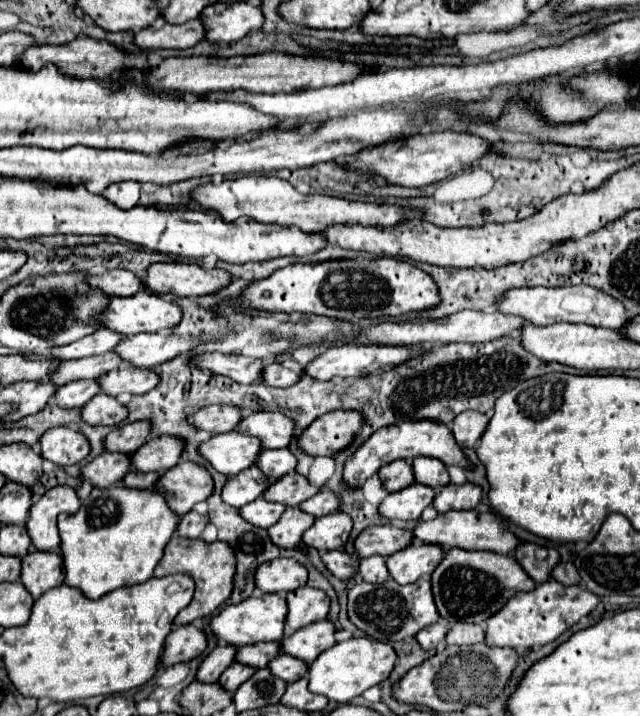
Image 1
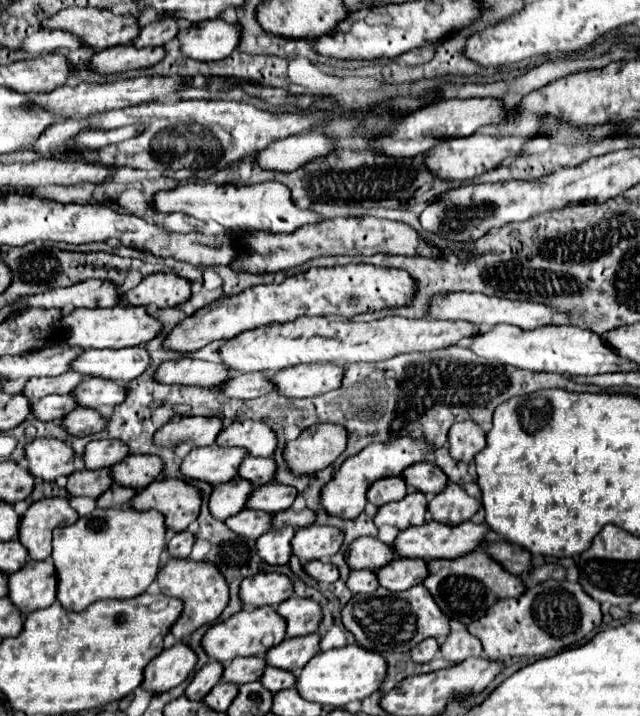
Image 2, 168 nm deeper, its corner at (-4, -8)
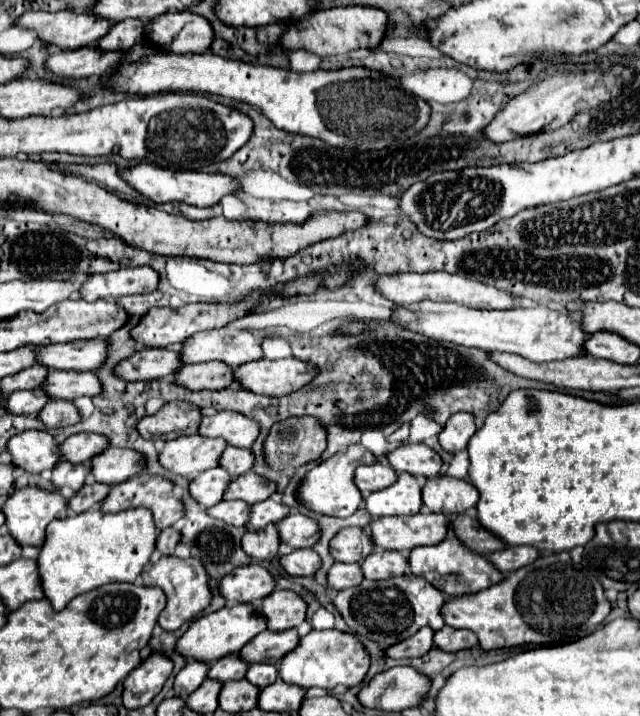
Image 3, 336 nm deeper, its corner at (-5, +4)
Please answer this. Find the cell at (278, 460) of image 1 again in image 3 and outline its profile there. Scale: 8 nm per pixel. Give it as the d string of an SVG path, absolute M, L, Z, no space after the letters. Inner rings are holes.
M226 446L222 460L220 460L220 466L226 468L230 472L230 476L236 478L254 466L254 452L246 450L246 448Z

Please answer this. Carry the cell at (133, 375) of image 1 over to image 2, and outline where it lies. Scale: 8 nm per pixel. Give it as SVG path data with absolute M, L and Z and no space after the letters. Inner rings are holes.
M85 378L75 386L71 396L79 406L85 406L85 408L117 406L123 402L123 386L115 384L113 380Z

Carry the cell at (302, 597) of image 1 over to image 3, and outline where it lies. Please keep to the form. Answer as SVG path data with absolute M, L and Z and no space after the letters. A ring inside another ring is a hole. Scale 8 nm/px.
M274 590L258 608L268 618L268 630L296 628L306 620L308 604L294 590Z

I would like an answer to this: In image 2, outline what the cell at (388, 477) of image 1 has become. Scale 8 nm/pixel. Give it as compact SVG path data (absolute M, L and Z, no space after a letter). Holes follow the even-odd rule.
M391 476L391 478L381 478L373 482L367 490L367 500L375 506L383 506L393 500L401 500L407 496L407 486L401 476Z

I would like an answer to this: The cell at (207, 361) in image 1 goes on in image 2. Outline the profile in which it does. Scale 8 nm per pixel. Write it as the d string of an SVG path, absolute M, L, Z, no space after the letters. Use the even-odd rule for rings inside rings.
M179 358L163 362L153 378L161 384L179 384L179 386L215 386L219 380L227 380L227 368L215 362L201 362L191 358Z

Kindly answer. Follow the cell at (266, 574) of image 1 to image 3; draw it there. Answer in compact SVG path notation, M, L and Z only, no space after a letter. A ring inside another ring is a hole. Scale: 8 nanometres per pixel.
M258 564L240 566L232 570L220 582L220 592L226 598L228 606L238 602L258 602L276 590L276 578Z

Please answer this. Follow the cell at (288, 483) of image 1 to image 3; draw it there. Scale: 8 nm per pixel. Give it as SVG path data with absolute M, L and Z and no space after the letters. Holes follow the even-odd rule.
M246 472L244 476L238 476L230 482L224 500L244 500L248 504L258 504L260 500L270 498L276 492L278 484L272 480L266 480L264 476L258 476L256 472Z

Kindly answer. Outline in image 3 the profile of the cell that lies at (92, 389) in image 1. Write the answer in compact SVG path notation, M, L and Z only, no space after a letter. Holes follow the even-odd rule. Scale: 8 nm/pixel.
M40 388L36 390L20 390L20 392L12 392L6 402L4 408L6 412L12 414L38 414L40 408L44 408L44 404L48 402L48 398L44 396L44 392L40 392Z

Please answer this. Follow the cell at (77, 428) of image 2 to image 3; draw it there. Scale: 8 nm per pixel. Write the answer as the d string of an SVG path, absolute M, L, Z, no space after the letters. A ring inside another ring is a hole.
M50 400L38 414L38 418L46 424L46 428L60 428L68 424L76 424L82 420L78 408L72 402Z

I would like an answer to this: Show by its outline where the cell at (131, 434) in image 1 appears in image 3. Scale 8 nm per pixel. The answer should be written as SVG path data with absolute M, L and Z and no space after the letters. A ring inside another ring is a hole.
M74 434L60 444L60 452L70 462L86 462L108 448L108 440L96 434Z

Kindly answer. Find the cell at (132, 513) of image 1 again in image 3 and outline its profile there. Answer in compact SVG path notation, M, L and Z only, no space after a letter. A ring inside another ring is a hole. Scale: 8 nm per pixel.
M146 508L122 510L116 514L88 510L48 524L38 566L42 588L52 608L64 610L72 598L108 582L134 582L150 562L156 538L154 516Z

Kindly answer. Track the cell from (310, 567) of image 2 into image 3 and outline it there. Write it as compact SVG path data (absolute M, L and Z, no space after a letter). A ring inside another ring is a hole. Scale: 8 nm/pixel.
M294 550L292 554L280 556L280 564L292 576L314 576L322 566L320 556L316 550Z

